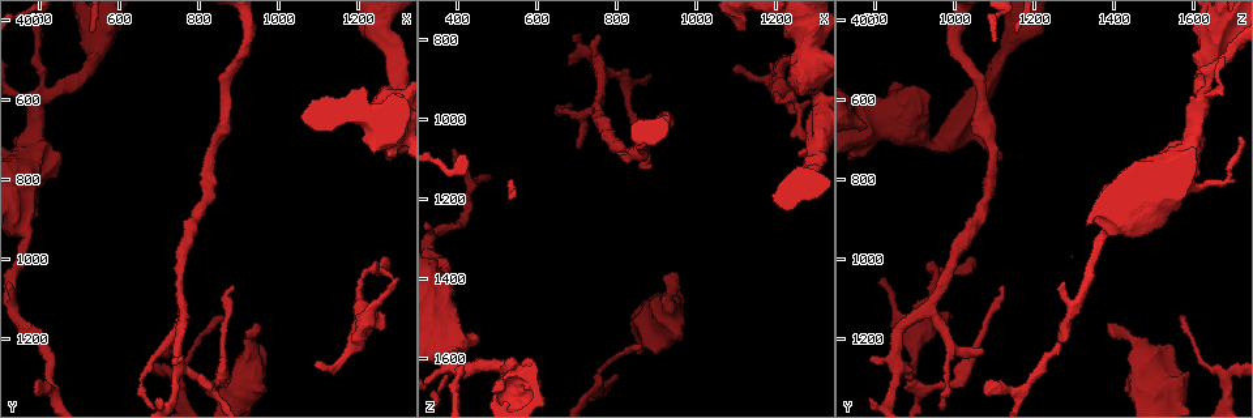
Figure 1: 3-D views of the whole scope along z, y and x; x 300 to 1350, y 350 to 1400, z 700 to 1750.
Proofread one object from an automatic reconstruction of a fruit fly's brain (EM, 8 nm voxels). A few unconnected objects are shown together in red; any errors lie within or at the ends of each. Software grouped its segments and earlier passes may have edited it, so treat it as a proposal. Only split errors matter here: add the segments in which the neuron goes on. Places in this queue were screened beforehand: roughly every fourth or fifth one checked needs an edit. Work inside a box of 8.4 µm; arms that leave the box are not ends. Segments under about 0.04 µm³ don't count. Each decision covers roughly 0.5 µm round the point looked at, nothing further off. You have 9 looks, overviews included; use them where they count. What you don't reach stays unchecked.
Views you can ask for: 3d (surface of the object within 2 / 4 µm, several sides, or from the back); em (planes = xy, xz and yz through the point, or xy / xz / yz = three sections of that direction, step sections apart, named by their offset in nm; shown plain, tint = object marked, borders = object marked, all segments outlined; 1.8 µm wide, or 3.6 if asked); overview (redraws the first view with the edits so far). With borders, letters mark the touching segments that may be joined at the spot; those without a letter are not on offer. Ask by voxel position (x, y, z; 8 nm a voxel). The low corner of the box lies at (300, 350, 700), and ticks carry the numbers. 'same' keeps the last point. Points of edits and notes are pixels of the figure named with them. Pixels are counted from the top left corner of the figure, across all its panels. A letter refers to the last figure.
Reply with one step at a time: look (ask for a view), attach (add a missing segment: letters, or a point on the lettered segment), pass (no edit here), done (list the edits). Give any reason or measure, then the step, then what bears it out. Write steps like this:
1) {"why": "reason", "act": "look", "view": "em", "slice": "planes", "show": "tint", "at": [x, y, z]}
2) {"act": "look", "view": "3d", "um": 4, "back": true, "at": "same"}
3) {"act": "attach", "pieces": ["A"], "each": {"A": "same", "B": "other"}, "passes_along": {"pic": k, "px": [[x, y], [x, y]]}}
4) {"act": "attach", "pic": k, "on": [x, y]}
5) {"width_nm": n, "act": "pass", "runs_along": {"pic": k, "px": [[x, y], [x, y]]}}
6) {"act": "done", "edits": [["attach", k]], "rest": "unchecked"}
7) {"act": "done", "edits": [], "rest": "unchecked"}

{"why": "an open end", "act": "look", "view": "em", "um": 3.6, "slice": "yz", "step": 4, "show": "borders", "at": [390, 1350, 1085]}

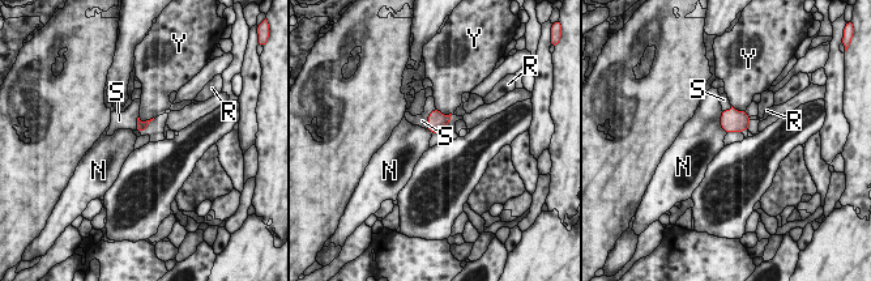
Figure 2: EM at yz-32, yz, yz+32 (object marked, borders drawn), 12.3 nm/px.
{"why": "another direction", "act": "look", "view": "em", "um": 3.6, "slice": "planes", "show": "borders", "at": "same"}

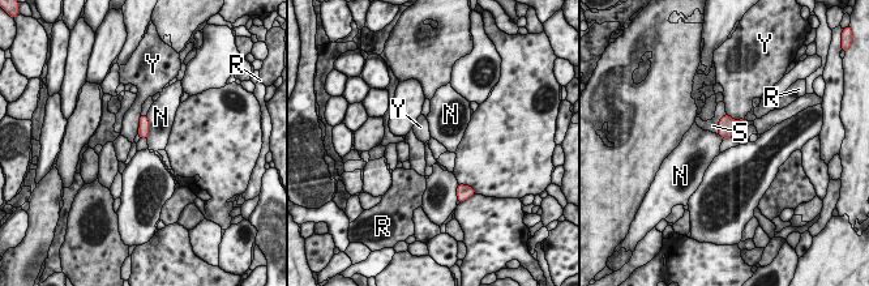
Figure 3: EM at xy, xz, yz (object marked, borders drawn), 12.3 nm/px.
{"act": "attach", "pieces": ["S"], "each": {"N": "other", "R": "other", "S": "same", "Y": "other"}, "passes_along": {"pic": 3, "px": [[728, 127], [719, 123], [713, 126]]}, "found": "it goes on there"}

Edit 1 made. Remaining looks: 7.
{"why": "redraw", "act": "look", "view": "overview"}

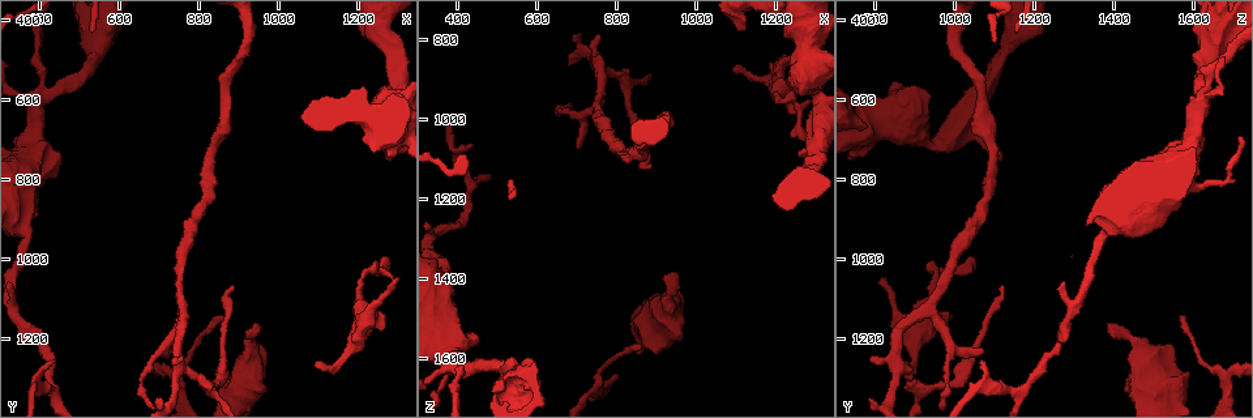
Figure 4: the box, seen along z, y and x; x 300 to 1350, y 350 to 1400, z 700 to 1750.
{"why": "branch stops here", "act": "look", "view": "3d", "um": 4, "at": [940, 1160, 1390]}

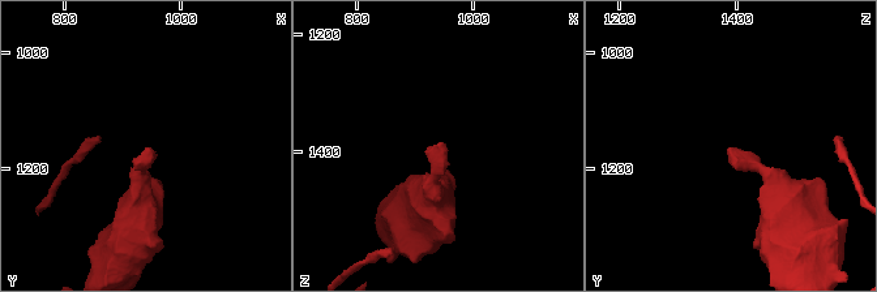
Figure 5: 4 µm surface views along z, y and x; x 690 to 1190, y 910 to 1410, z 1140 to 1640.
{"why": "shape alone is not enough", "act": "look", "view": "em", "slice": "planes", "show": "borders", "at": [940, 1160, 1390]}

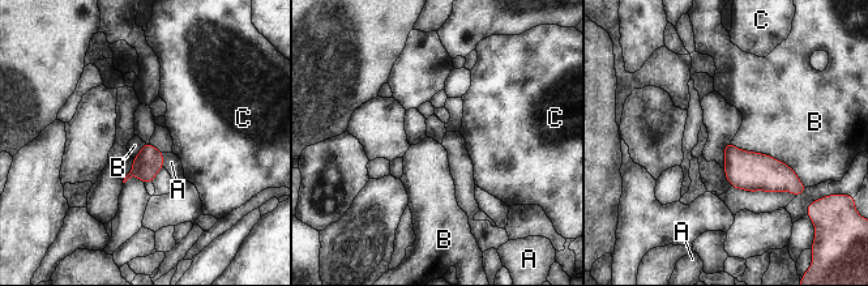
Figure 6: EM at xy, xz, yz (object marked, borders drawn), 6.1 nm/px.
{"act": "pass", "each": {"A": "other", "B": "other", "C": "other"}, "border": {"pic": 6, "px": [[731, 141], [785, 162], [806, 187]]}, "found": "none of them fits"}

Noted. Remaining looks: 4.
{"why": "an open end", "act": "look", "view": "em", "slice": "planes", "show": "borders", "at": [1275, 750, 1115]}

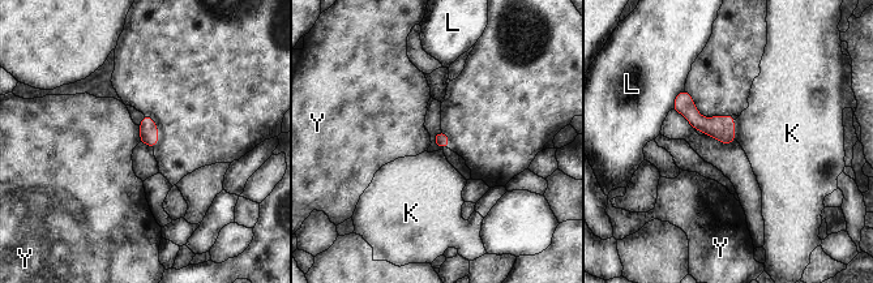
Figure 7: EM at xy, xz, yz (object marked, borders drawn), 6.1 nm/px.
{"act": "pass", "each": {"K": "other", "L": "other", "Y": "other"}, "runs_along": {"pic": 7, "px": [[679, 97], [702, 124], [732, 137]]}, "found": "no lettered segment goes on from it"}

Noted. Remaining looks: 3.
{"why": "an open end", "act": "look", "view": "3d", "um": 4, "at": [1105, 665, 775]}

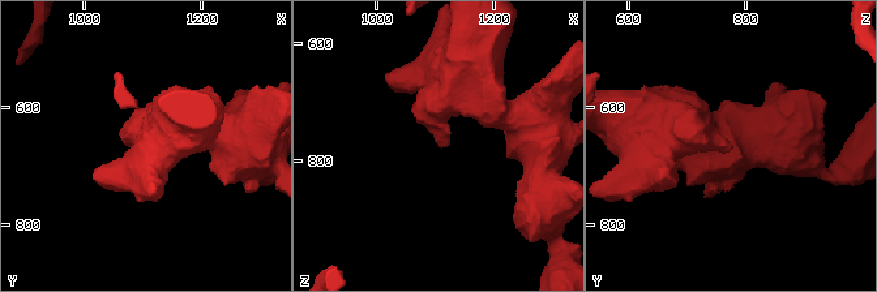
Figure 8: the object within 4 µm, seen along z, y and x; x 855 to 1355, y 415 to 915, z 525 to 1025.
{"why": "shape alone is not enough", "act": "look", "view": "em", "slice": "yz", "step": 8, "show": "borders", "at": [1110, 670, 780]}

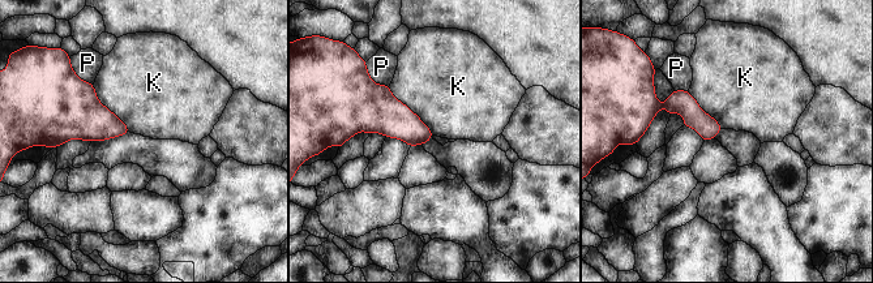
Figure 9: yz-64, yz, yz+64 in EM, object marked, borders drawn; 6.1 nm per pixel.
{"act": "look", "view": "em", "slice": "planes", "show": "borders", "at": "same"}

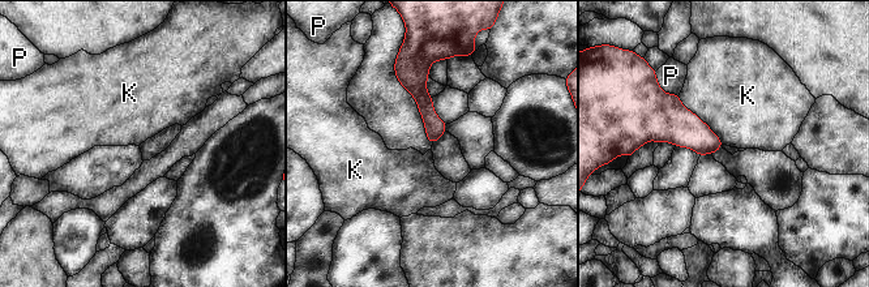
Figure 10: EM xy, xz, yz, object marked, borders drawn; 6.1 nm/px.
{"act": "pass", "each": {"K": "other", "P": "other"}, "runs_along": {"pic": 10, "px": [[426, 68], [420, 95], [433, 138]]}, "found": "no lettered segment goes on from it"}

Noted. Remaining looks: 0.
{"act": "done", "edits": [["attach", 3]], "rest": "unchecked"}

